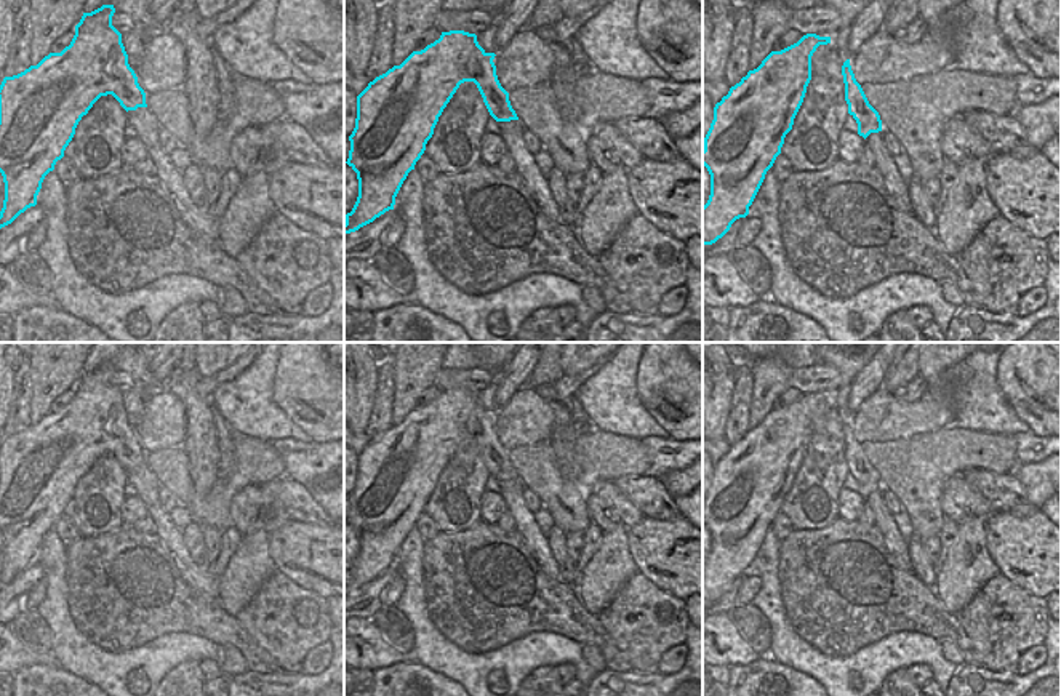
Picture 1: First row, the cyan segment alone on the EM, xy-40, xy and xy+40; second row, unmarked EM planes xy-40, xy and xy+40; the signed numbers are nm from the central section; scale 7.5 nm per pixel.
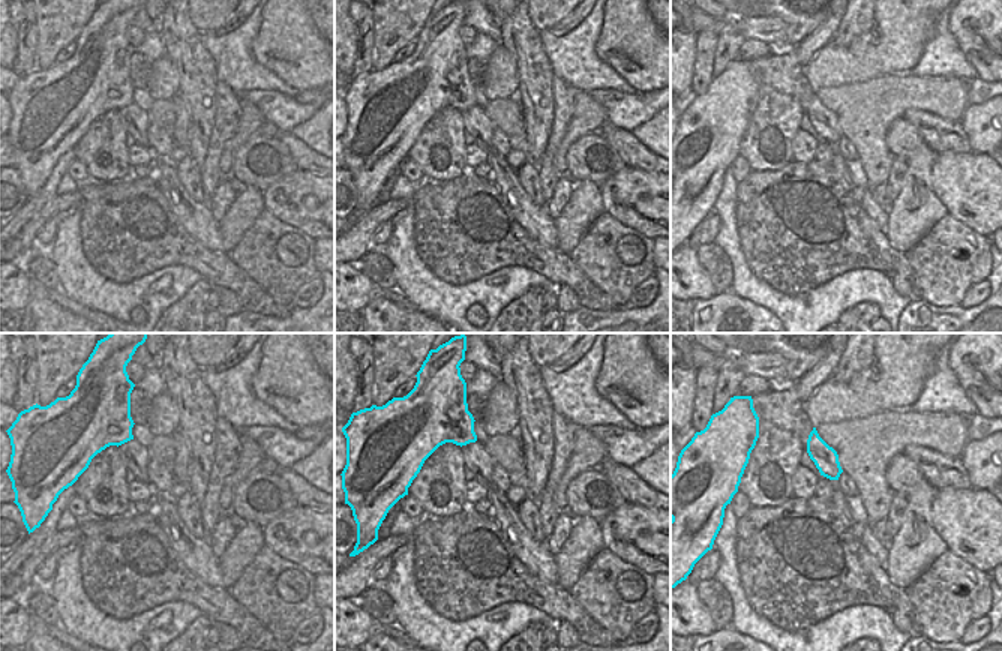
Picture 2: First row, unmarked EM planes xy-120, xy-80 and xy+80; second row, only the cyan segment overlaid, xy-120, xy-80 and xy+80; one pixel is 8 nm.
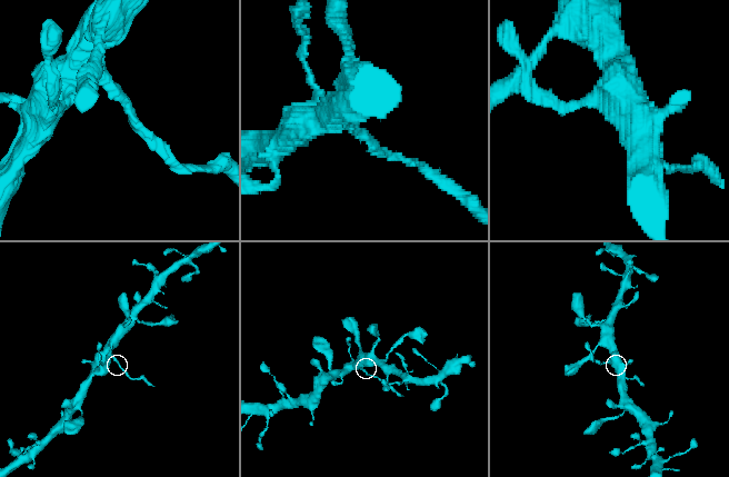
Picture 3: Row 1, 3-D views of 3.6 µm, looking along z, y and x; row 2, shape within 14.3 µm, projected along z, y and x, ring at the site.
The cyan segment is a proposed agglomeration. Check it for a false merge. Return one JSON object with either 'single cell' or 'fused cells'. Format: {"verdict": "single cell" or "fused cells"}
{"verdict": "fused cells"}

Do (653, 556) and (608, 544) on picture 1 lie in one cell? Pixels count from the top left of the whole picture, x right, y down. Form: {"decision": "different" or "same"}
{"decision": "different"}

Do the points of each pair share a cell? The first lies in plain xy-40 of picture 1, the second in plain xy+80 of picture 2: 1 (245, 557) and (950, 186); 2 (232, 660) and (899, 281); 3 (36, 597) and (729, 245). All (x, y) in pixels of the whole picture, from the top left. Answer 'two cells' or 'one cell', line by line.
1: two cells
2: one cell
3: two cells

